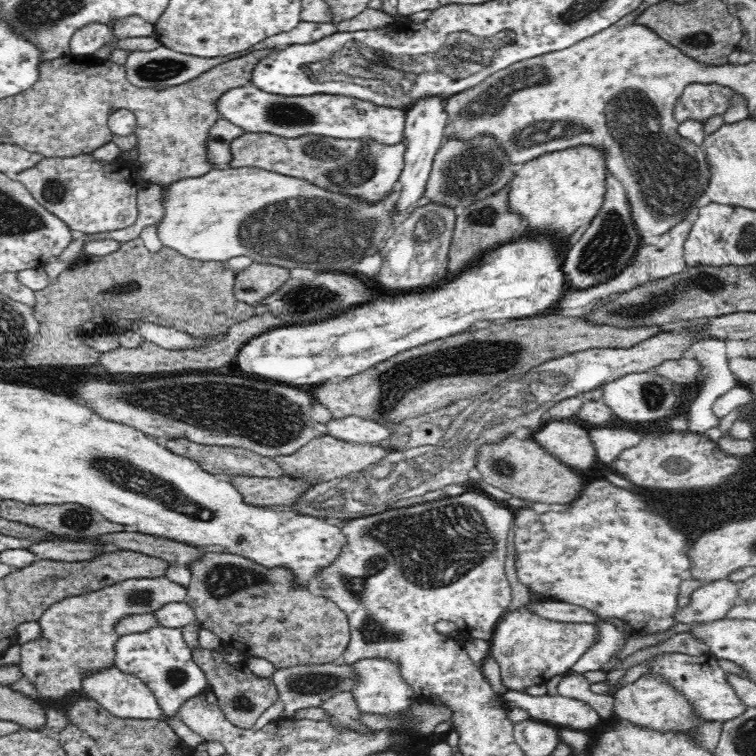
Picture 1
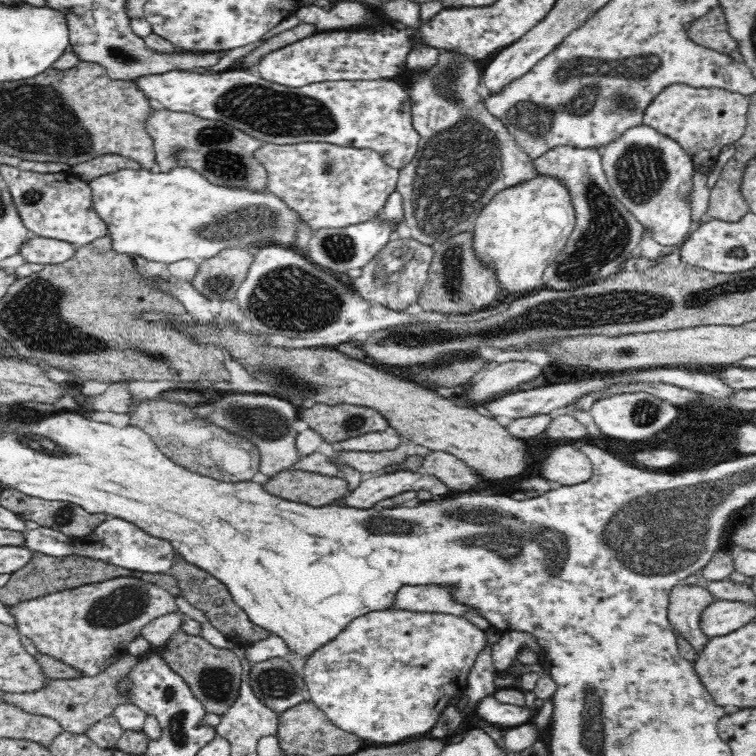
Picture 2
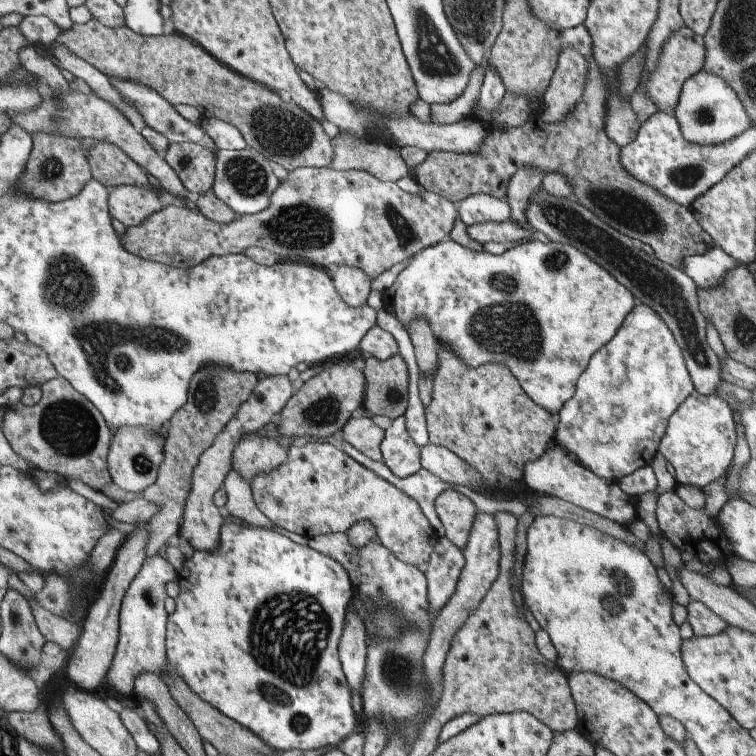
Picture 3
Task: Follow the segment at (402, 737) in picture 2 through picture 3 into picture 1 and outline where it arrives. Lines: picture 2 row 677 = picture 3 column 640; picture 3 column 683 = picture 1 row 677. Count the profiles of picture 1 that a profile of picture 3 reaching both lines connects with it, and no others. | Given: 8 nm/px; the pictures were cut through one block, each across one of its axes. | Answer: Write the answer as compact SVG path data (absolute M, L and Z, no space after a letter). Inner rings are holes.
M364 658L352 665L360 673L358 686L352 688L360 712L394 714L417 701L393 662L383 658Z

